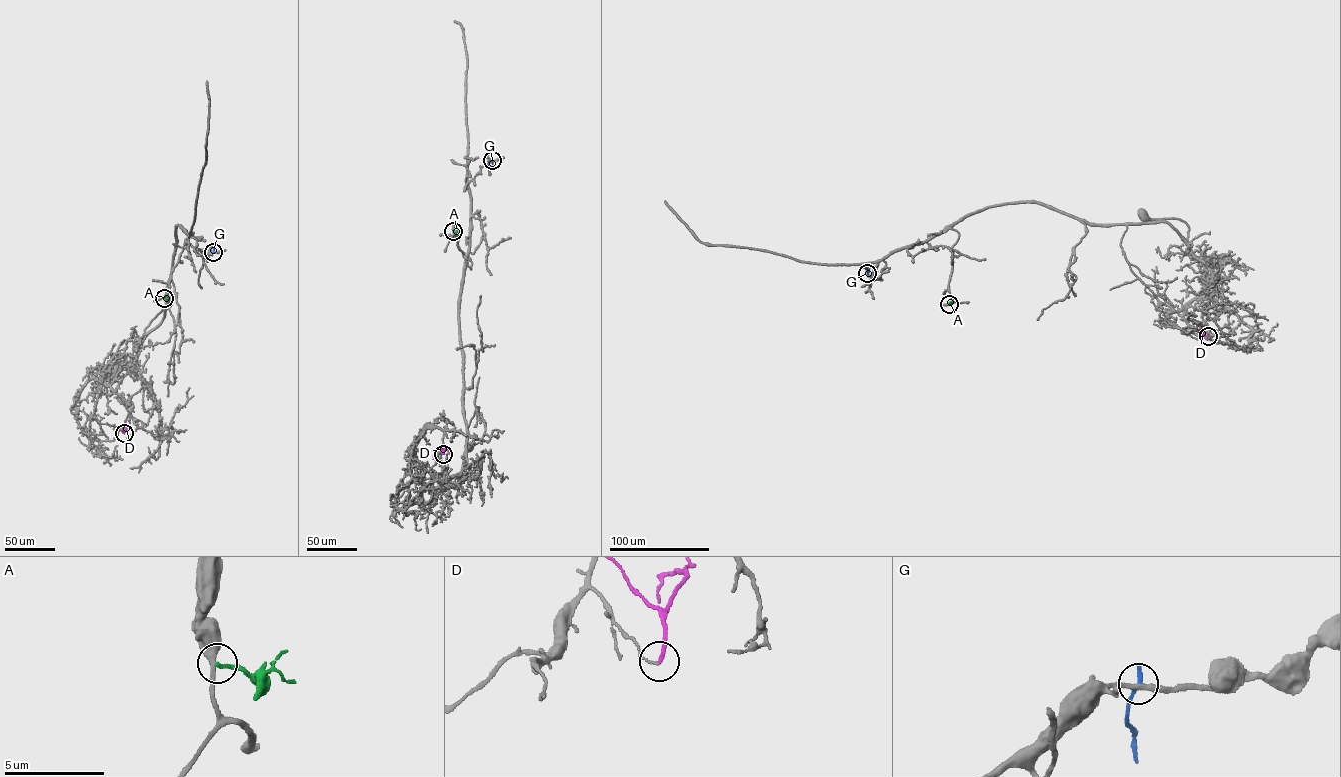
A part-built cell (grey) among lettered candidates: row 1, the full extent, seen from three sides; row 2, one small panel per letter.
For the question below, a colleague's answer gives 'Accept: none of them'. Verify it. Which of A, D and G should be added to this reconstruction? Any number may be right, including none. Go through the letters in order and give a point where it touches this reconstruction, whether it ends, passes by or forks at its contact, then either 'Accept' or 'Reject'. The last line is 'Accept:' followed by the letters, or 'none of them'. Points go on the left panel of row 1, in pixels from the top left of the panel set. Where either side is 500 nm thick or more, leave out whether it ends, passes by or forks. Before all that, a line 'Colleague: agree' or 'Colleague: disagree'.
Colleague: agree
A: Touches grey at (164, 298). It ends there. Reject
D: Touches grey at (124, 433). It ends there. Reject
G: Touches grey at (213, 252). It ends there. Reject
Accept: none of them

